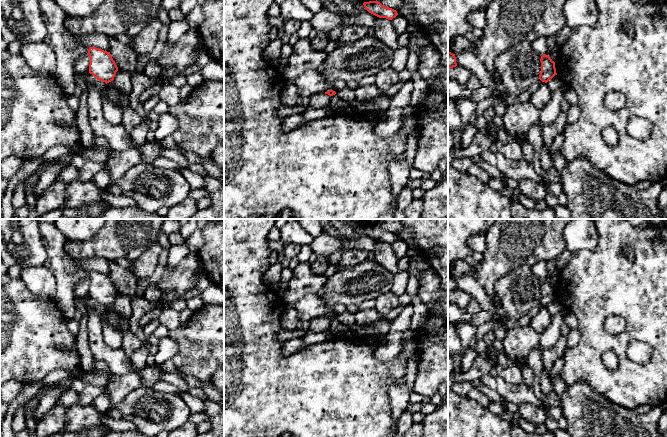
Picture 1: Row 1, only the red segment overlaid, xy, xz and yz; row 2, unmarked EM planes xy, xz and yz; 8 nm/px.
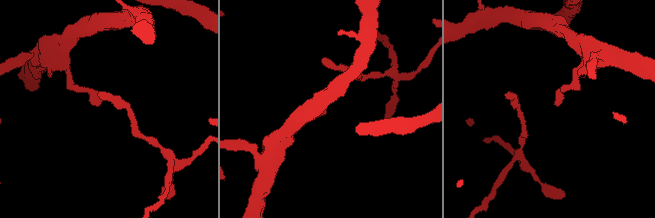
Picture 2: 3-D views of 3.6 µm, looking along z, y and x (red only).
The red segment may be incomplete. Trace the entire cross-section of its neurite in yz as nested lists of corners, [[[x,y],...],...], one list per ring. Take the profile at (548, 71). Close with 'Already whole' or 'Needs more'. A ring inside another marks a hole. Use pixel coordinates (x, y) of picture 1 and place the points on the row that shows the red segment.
[[[546,54],[541,56],[541,72],[539,75],[539,79],[542,82],[547,83],[550,79],[552,79],[556,73],[555,62]]]. Already whole

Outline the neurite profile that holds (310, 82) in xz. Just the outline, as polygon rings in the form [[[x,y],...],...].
[[[307,70],[303,72],[294,81],[294,84],[298,87],[301,98],[325,93],[329,90],[333,90],[336,93],[338,92],[333,83],[330,83],[326,77],[320,74],[317,70]]]

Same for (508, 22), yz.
[[[492,0],[486,8],[487,22],[483,30],[482,37],[474,44],[474,52],[478,59],[486,66],[487,70],[493,74],[494,59],[518,42],[533,42],[539,37],[549,37],[555,35],[566,26],[562,7],[566,0]]]

